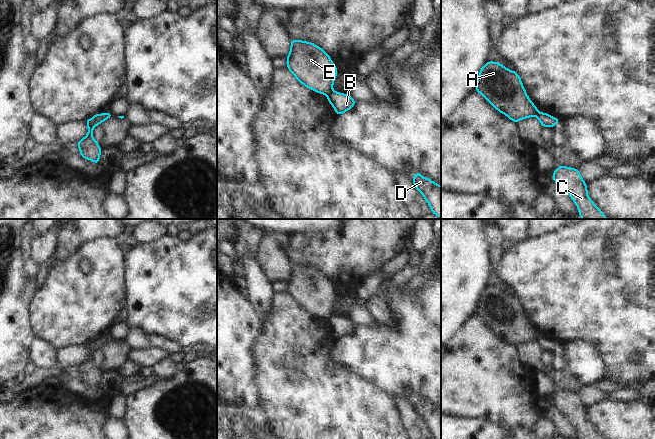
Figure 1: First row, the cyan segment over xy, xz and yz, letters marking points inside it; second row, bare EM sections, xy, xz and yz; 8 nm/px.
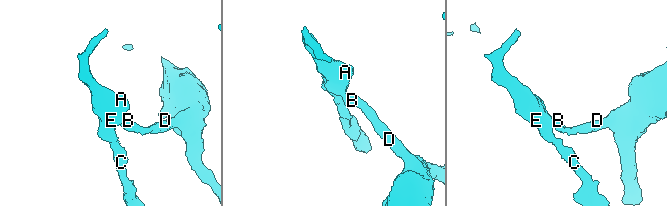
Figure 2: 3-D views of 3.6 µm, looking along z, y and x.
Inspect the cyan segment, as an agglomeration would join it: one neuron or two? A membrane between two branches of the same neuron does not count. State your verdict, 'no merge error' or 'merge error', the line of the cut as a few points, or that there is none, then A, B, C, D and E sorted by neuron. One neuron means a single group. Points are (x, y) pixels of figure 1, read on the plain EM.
merge error; cut in xz along (331, 314), (328, 318); A C E / B D

